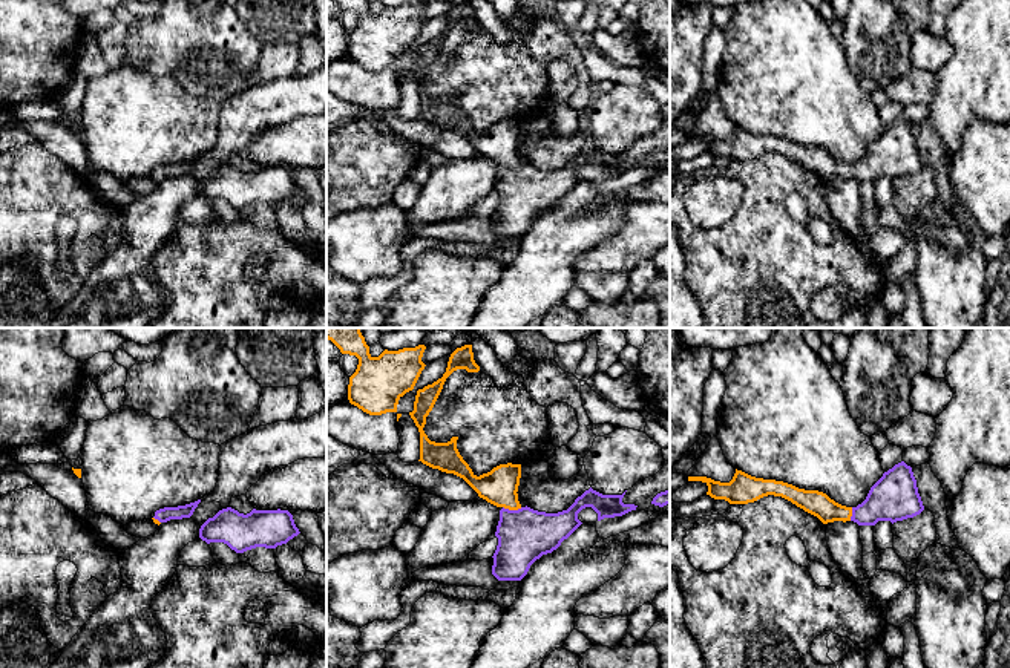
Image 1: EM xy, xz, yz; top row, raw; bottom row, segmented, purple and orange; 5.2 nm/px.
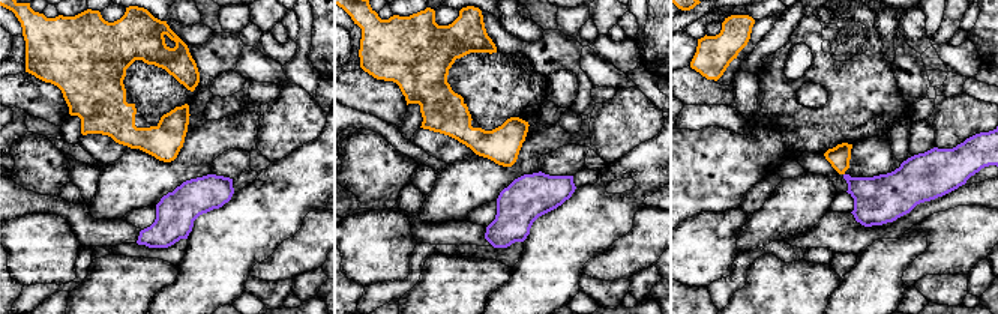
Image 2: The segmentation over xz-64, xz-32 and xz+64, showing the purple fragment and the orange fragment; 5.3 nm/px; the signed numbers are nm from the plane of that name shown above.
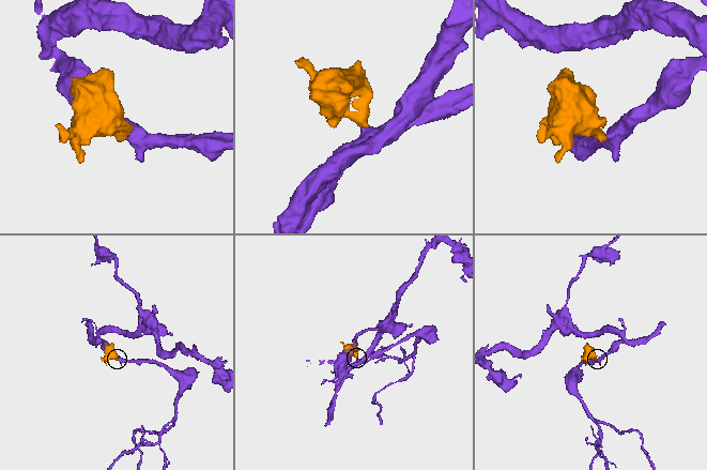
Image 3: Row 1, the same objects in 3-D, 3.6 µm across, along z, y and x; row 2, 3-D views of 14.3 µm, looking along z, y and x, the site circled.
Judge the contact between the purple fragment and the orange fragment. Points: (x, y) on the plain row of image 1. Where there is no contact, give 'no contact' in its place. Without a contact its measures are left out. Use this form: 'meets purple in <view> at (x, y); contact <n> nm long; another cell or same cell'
meets purple in xz at (512, 167); contact 100 nm long; same cell

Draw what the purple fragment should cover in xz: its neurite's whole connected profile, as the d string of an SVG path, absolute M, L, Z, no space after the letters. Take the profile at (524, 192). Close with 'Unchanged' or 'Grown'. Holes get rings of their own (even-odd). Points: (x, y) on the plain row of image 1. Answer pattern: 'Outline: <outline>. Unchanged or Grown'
Outline: M472 2L457 5L448 18L446 29L432 41L417 47L414 67L409 69L420 89L420 116L423 121L463 135L480 155L500 164L500 178L495 193L498 202L494 210L492 231L498 237L521 237L530 222L543 211L556 207L582 179L578 170L592 164L598 178L622 173L636 167L635 161L624 161L622 152L602 152L592 144L562 169L546 170L523 164L518 158L521 121L500 121L490 129L477 133L457 106L458 93L448 100L435 100L428 95L423 84L432 67L446 35L457 26L478 29Z. Grown

